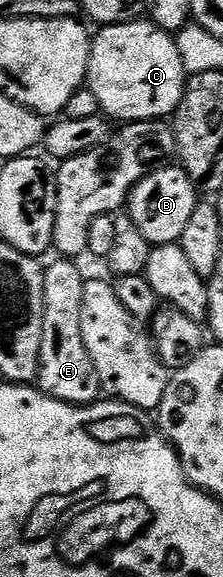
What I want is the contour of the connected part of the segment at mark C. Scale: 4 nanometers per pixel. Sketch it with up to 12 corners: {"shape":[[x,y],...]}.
{"shape":[[148,19],[107,25],[87,87],[117,123],[172,118],[187,84]]}

